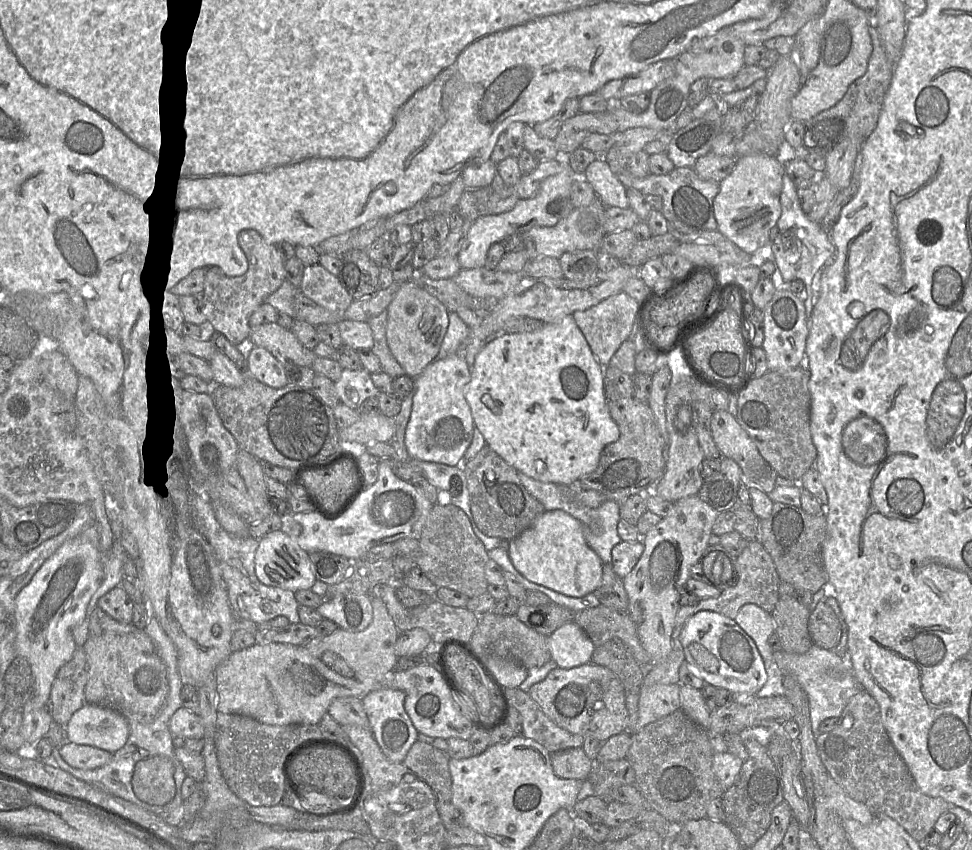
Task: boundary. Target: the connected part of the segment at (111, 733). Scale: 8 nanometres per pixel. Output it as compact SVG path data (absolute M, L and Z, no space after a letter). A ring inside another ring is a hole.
M85 704L65 726L65 739L79 745L93 746L111 753L121 749L129 736L129 722L118 711Z

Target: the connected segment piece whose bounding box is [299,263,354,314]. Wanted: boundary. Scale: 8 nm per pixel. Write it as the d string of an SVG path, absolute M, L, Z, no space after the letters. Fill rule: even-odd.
M319 263L305 266L299 290L318 305L334 313L344 314L354 301L339 277L331 274Z

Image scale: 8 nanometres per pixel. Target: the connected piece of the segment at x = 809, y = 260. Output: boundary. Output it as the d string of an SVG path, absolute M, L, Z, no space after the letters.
M785 173L782 178L780 203L781 215L776 223L779 235L773 242L769 243L766 254L775 262L784 281L790 283L792 280L800 279L804 282L807 291L804 304L809 331L813 311L812 280L817 270L835 255L836 247L831 241L831 230L827 230L820 223L812 221L803 212L797 196L797 187Z

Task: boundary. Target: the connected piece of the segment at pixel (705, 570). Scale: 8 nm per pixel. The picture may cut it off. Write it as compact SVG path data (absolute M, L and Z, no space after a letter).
M708 545L691 568L690 577L723 591L737 581L736 561L737 556L722 545Z

